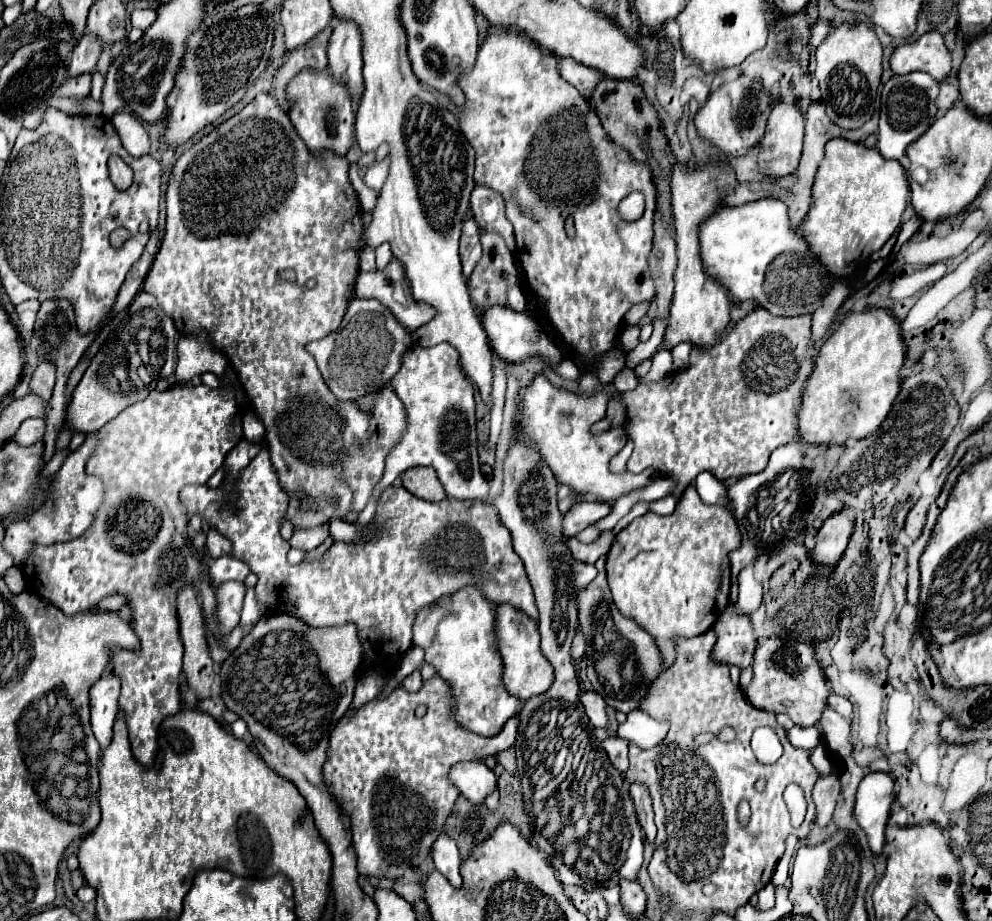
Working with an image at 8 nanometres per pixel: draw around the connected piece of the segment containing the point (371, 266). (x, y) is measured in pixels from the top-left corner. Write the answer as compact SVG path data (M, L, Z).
M365 246L365 248L361 250L361 256L359 256L359 258L361 258L361 260L359 260L359 270L361 270L361 272L375 270L375 250L373 250L373 248Z

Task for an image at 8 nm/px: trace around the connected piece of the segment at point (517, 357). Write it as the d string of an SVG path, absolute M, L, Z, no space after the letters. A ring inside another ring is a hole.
M491 306L491 310L487 310L487 314L481 314L481 322L487 332L487 340L489 340L491 348L503 360L523 362L531 356L539 356L547 362L563 360L561 350L555 346L555 342L551 342L551 336L545 332L543 324L535 322L535 318L531 318L531 314L527 314L527 312L515 312L507 306Z

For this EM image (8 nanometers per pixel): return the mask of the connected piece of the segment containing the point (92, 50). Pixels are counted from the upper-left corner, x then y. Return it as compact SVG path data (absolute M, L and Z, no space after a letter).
M85 34L81 38L81 42L73 50L73 58L71 58L71 64L69 64L67 78L75 78L79 74L93 72L97 60L99 60L99 54L101 54L101 42L99 42L99 38Z

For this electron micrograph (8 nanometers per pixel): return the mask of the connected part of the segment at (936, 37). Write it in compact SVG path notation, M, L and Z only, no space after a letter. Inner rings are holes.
M927 32L917 42L899 46L891 56L891 70L895 74L909 74L923 70L937 82L951 74L951 54L945 48L939 32Z

